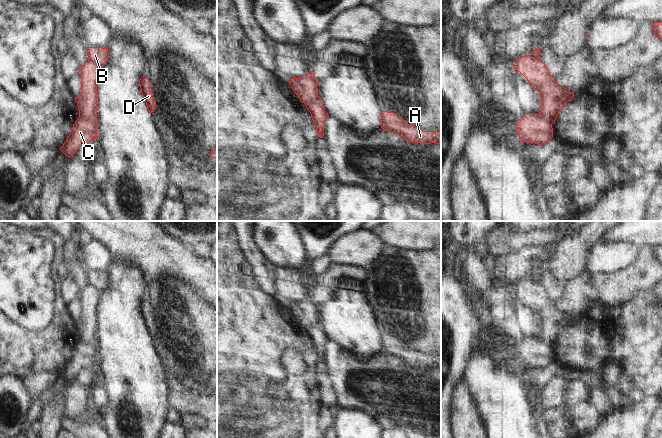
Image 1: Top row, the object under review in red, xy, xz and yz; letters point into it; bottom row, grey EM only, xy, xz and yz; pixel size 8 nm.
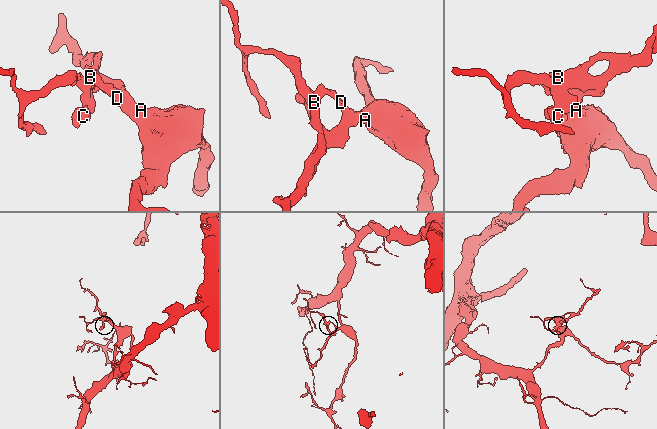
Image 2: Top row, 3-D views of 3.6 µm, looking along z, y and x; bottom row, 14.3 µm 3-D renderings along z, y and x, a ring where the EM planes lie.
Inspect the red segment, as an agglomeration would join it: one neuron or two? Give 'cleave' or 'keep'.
cleave

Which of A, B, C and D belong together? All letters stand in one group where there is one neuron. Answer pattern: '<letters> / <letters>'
A B D / C

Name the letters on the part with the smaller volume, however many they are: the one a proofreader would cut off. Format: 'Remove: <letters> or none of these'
Remove: C

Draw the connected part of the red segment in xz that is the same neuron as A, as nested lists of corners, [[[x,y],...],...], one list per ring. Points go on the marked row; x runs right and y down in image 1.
[[[381,111],[381,128],[394,132],[408,142],[420,144],[441,144],[441,130],[424,131],[406,123],[393,112]]]

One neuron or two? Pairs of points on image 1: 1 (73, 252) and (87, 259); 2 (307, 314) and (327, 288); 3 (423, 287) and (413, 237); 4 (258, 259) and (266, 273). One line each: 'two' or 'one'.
1: two
2: one
3: two
4: one

